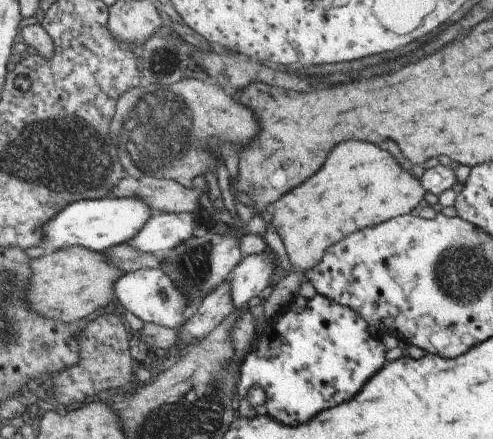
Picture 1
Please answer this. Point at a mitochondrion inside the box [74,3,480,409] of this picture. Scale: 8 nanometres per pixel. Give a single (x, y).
(153, 127)

